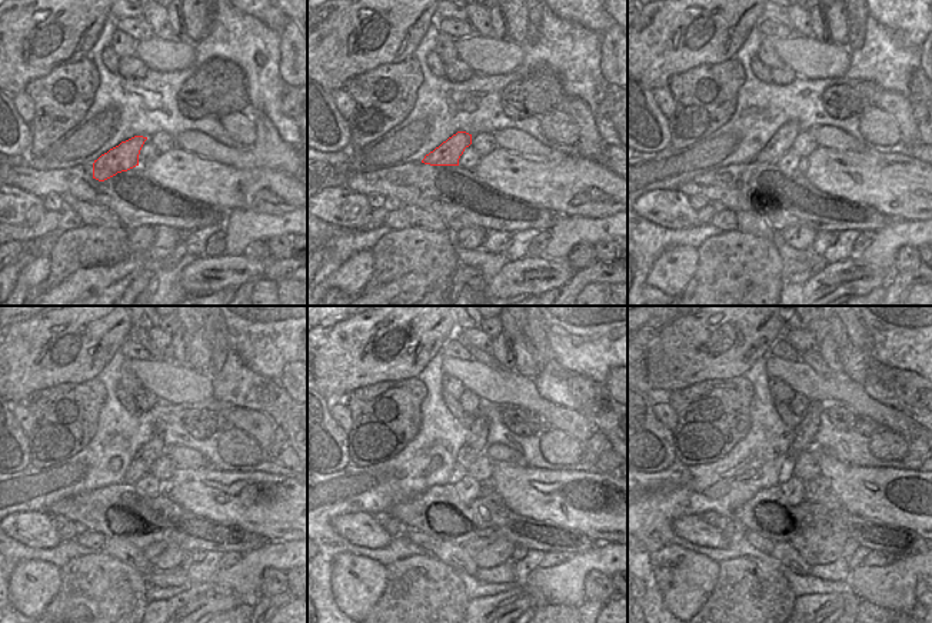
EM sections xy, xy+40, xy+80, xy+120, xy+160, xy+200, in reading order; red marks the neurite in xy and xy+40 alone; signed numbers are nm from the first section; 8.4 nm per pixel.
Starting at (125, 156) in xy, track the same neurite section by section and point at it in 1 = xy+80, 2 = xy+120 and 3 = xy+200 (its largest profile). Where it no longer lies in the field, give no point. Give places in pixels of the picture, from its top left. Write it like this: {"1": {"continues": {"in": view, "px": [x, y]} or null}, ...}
{"1": {"continues": {"in": "xy+80", "px": [782, 140]}}, "2": {"continues": {"in": "xy+120", "px": [147, 453]}}, "3": {"continues": {"in": "xy+200", "px": [802, 435]}}}

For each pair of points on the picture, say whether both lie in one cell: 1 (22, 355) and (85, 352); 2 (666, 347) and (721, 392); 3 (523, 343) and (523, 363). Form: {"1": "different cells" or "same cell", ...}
{"1": "same cell", "2": "different cells", "3": "same cell"}

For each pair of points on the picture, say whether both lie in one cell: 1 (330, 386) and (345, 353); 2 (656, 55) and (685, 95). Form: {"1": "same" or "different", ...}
{"1": "same", "2": "different"}

